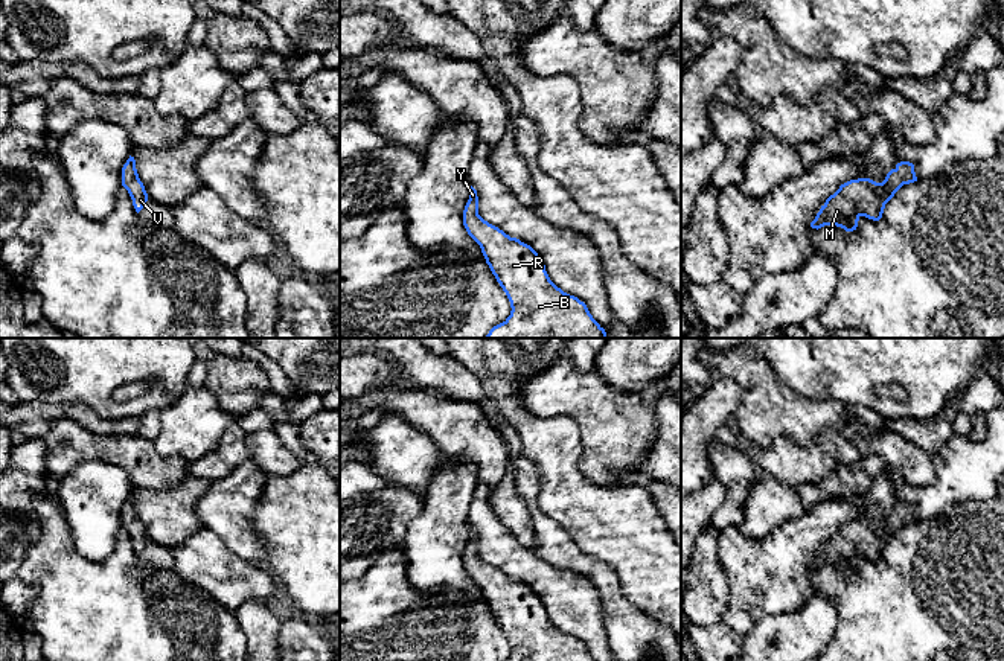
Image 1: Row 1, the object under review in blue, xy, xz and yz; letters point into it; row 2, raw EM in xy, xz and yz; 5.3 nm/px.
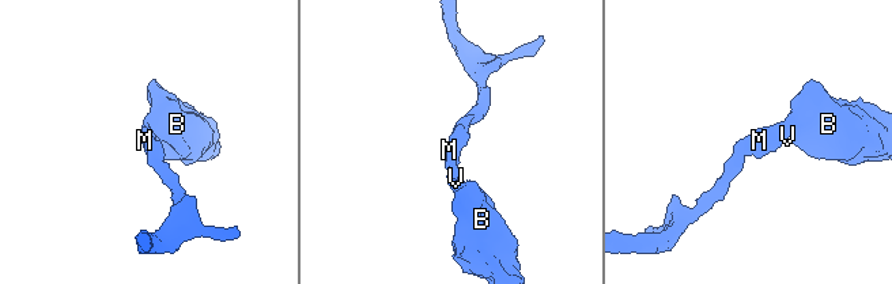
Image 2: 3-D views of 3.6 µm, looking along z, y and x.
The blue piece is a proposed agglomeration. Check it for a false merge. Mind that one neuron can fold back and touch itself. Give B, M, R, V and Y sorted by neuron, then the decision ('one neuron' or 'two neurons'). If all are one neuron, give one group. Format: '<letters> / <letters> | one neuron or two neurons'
B M R V Y | one neuron

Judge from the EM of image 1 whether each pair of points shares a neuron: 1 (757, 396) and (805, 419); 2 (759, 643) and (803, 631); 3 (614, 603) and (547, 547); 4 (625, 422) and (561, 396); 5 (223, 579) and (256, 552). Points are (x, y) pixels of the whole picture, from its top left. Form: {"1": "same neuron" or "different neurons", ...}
{"1": "same neuron", "2": "same neuron", "3": "same neuron", "4": "same neuron", "5": "different neurons"}

